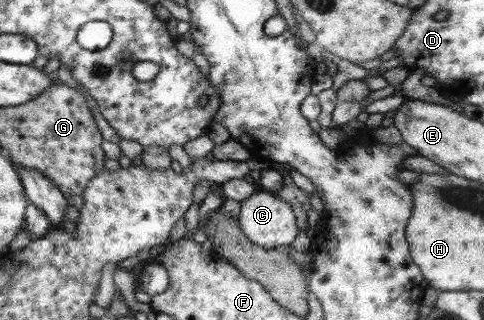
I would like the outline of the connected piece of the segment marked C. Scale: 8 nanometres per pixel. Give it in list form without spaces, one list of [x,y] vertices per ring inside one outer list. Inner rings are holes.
[[[258,191],[248,196],[246,200],[240,203],[237,222],[242,234],[258,246],[270,250],[270,248],[288,247],[294,240],[294,236],[298,234],[299,229],[295,223],[295,216],[289,204],[284,200],[280,200],[272,192]]]

